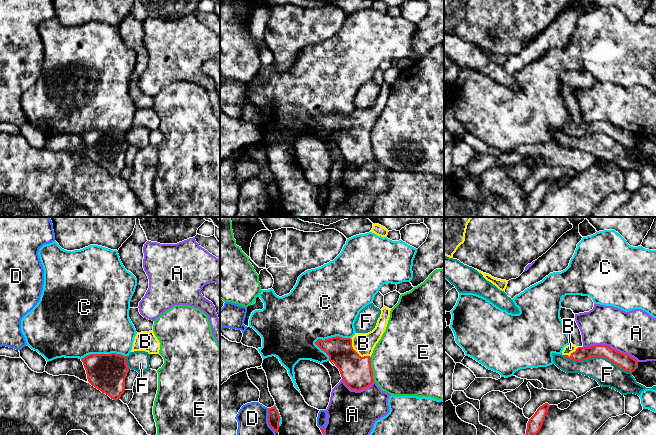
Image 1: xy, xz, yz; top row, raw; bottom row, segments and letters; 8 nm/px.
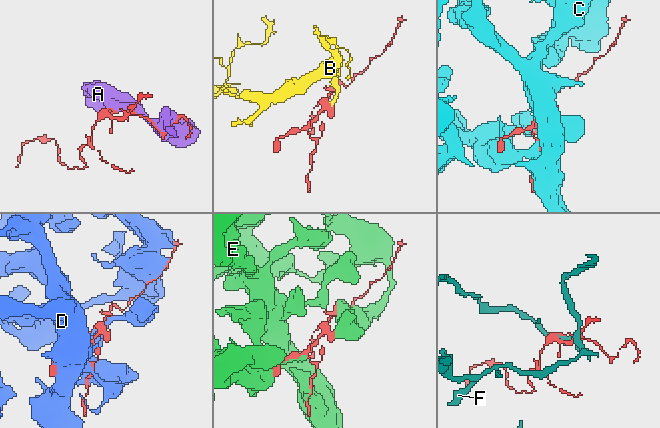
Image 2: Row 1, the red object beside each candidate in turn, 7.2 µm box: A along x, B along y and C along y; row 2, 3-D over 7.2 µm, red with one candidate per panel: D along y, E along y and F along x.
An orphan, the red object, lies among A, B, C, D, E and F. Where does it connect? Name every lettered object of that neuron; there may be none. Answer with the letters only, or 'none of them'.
B

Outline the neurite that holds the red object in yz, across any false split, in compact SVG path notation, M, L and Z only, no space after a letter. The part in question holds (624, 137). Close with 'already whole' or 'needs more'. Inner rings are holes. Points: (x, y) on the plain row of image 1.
M571 119L564 123L562 131L573 137L583 137L593 133L604 133L627 148L634 148L638 140L637 136L630 131L623 130L606 121L576 123Z | needs more

